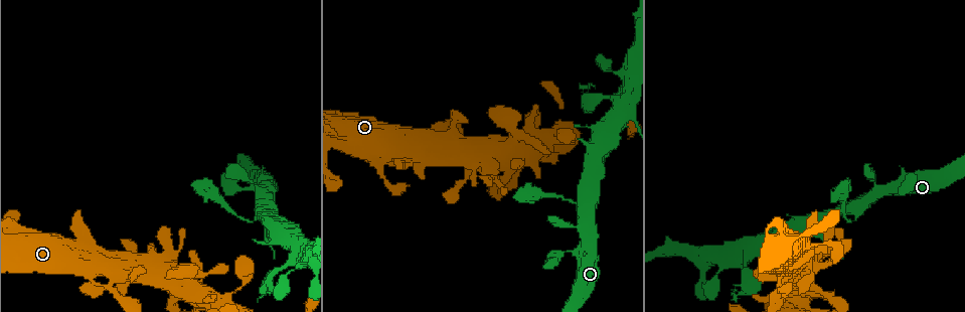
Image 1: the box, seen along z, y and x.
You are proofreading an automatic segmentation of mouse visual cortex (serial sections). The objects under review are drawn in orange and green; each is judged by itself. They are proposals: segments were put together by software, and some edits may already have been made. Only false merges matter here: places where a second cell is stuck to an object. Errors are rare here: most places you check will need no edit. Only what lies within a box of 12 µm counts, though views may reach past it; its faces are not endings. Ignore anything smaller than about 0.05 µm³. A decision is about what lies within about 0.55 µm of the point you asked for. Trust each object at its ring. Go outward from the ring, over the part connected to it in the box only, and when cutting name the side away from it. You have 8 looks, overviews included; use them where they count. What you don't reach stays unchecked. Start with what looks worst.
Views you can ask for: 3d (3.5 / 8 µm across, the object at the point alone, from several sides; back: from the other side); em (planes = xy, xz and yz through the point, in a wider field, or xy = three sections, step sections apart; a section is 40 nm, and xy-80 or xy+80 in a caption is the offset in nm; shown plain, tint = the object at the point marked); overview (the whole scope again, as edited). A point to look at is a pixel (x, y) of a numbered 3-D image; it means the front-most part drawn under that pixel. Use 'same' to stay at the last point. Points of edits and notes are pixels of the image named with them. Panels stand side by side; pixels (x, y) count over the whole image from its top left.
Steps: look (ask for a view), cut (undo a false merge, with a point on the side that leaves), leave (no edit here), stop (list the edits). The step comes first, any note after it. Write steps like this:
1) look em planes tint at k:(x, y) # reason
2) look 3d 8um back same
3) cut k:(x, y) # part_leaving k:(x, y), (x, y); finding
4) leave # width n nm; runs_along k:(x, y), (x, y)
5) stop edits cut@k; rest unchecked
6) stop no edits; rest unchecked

look 3d 3.5um at 1:(582, 210) # side arm on a straight run

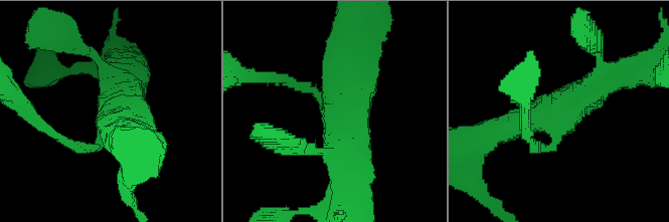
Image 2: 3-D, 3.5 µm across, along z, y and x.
look em planes tint at 2:(334, 107) # arms 3; arm_widths 150, 450, 450 nm; now the EM

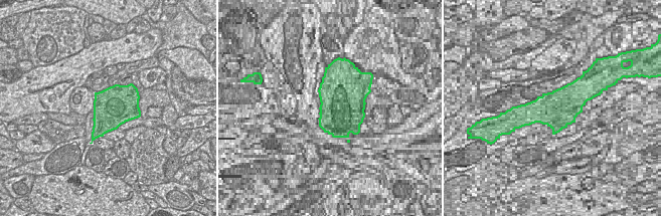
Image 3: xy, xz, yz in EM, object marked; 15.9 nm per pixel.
leave # continuous, no second cell

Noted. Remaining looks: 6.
look 3d 3.5um at 1:(108, 271) # sharp bend

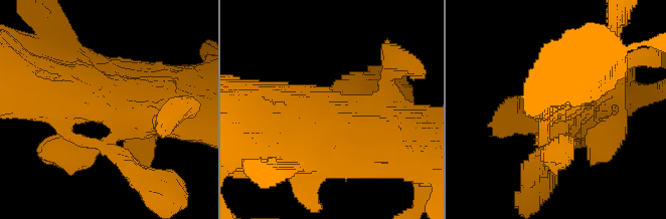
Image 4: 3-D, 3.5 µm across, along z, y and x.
look em xy step 2 tint at 4:(112, 105) # shape alone is not enough

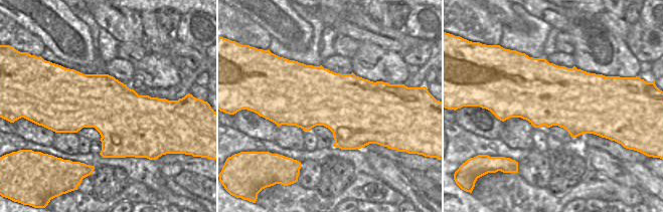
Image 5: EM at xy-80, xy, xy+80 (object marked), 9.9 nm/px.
leave # runs_along 4:(43, 79), (173, 104); one cell here

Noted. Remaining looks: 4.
look 3d 8um at 1:(493, 178)

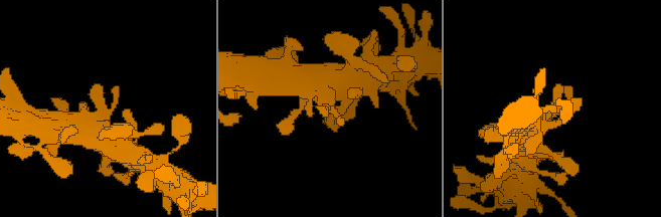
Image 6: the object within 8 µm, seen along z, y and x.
look em xy step 3 tint at 6:(101, 113)

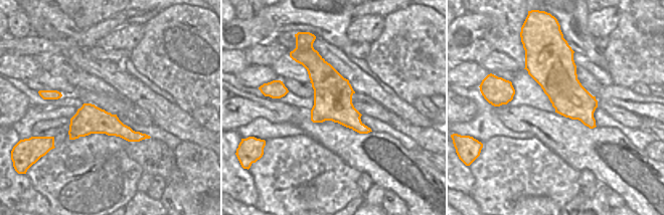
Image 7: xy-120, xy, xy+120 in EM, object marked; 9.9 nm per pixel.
leave # width 380 nm; runs_along 7:(72, 121), (99, 121), (143, 136); continuous, no second cell

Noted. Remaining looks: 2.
look 3d 3.5um at 1:(521, 152) # abrupt turn

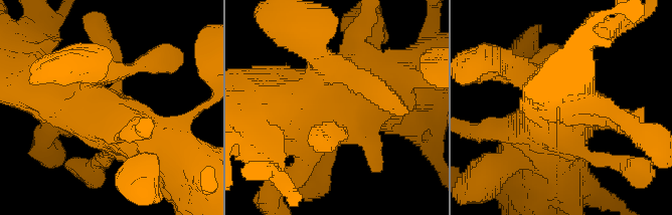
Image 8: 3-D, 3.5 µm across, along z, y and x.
look em xy step 5 tint at 8:(336, 106) # now the EM

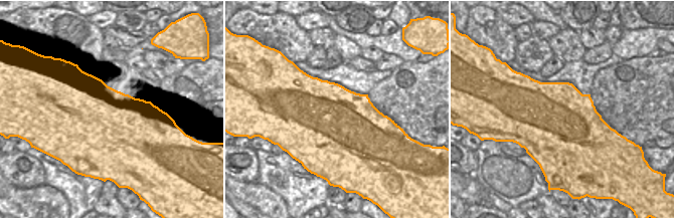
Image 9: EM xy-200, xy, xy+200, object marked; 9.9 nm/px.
leave # all the same cell

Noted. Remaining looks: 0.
stop no edits; rest unchecked

